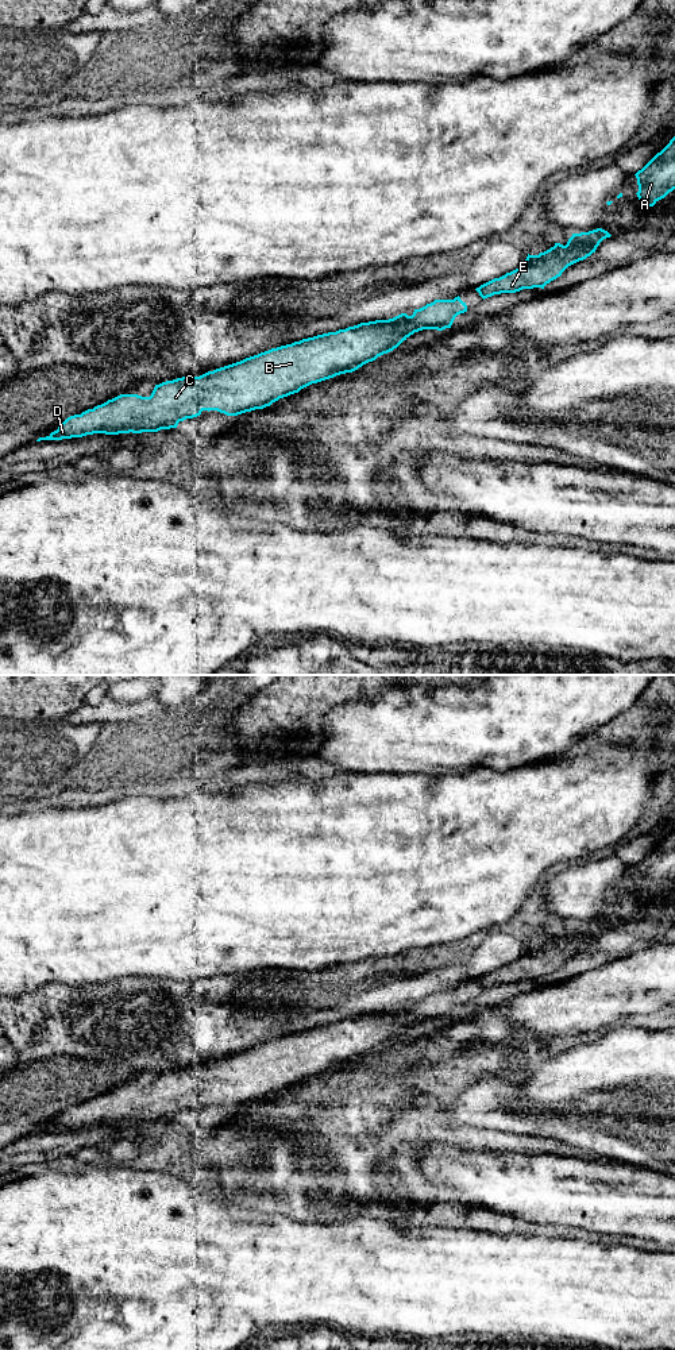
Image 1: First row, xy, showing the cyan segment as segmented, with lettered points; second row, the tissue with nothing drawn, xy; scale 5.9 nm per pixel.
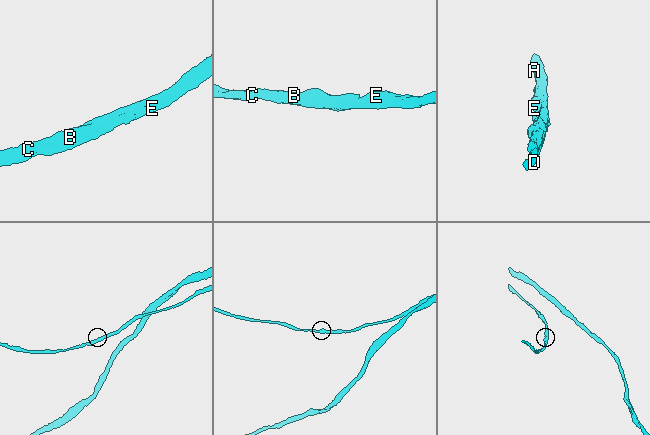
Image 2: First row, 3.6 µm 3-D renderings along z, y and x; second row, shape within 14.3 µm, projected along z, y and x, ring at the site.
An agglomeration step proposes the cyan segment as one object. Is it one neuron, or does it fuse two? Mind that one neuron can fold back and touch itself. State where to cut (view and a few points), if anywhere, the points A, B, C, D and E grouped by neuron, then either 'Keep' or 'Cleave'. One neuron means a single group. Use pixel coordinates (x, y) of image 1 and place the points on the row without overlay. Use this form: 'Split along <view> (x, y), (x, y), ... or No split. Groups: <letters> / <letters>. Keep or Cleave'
No split. Groups: A B C D E. Keep

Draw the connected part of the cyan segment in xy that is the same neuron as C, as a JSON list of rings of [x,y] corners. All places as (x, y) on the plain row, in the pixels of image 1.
[[[458,987],[454,991],[435,991],[420,1000],[414,1000],[412,1007],[401,1004],[389,1011],[360,1014],[336,1023],[302,1030],[208,1062],[200,1068],[188,1066],[162,1073],[155,1076],[150,1088],[120,1085],[81,1106],[68,1108],[57,1122],[46,1129],[39,1129],[36,1133],[82,1129],[93,1125],[158,1123],[177,1119],[180,1112],[197,1108],[202,1102],[238,1107],[263,1100],[312,1075],[358,1061],[378,1048],[393,1042],[414,1023],[451,1019],[455,1008],[464,1003],[467,1003],[467,996]]]

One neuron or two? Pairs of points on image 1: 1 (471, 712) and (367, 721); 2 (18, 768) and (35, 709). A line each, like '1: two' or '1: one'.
1: one
2: two

